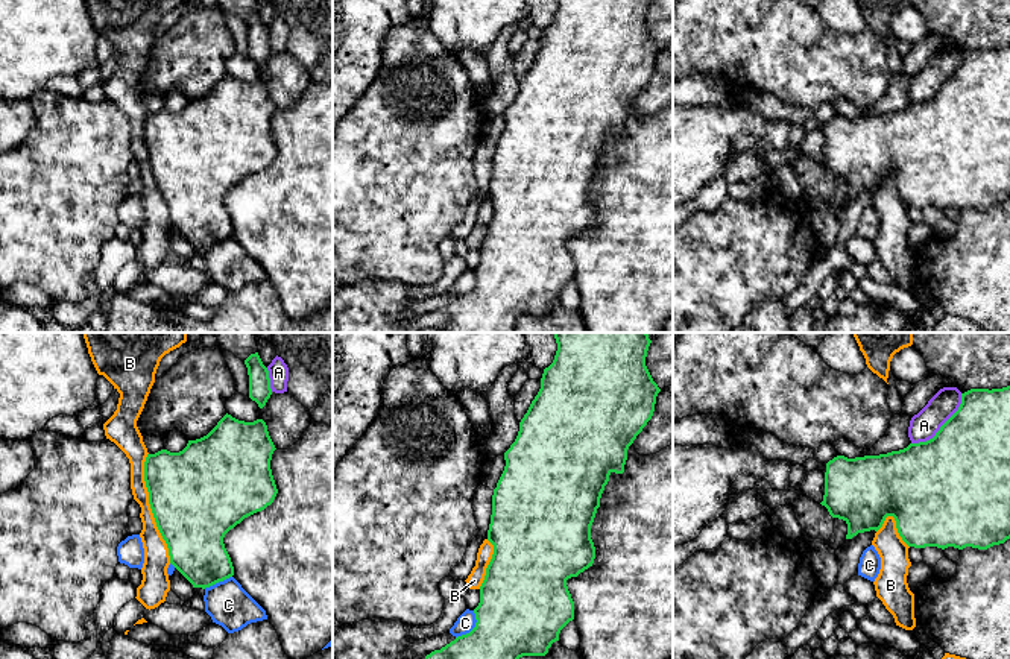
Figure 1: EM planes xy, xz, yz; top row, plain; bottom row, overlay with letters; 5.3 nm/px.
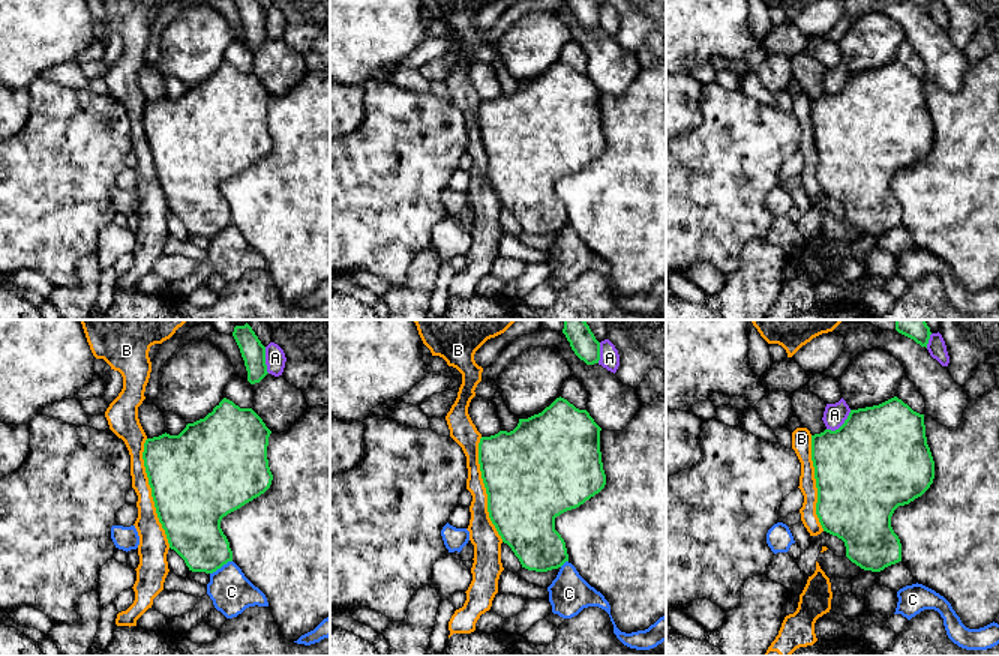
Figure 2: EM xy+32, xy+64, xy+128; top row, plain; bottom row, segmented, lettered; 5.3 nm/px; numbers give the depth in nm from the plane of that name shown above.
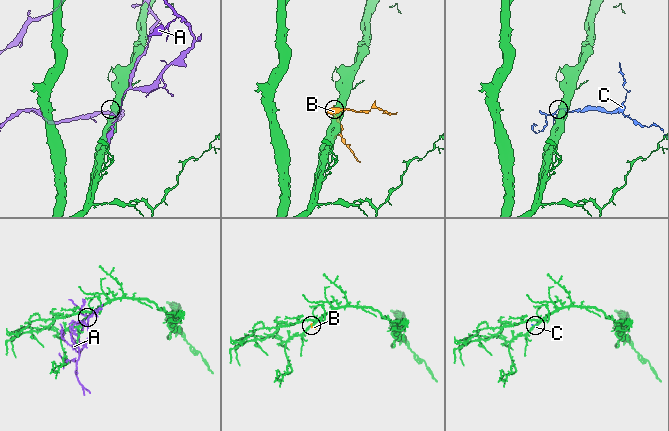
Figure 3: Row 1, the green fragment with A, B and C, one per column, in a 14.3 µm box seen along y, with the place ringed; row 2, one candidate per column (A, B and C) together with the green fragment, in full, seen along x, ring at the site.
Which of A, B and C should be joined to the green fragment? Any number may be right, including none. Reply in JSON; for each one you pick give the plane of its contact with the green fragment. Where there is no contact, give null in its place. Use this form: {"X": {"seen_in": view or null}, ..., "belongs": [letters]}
{"belongs": []}

